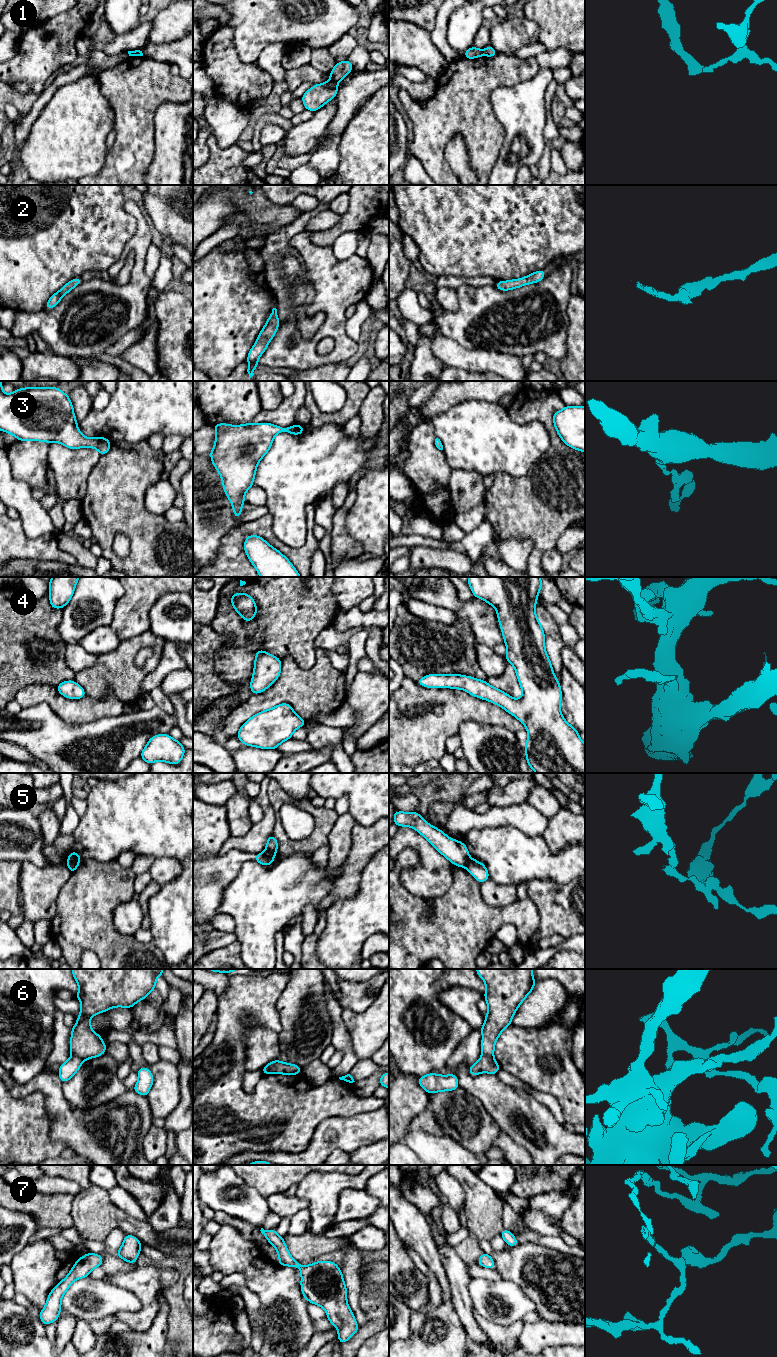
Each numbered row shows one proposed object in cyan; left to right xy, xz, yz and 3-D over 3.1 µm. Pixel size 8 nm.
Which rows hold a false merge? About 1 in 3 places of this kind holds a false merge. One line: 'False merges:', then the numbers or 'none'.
False merges: 1, 5, 6

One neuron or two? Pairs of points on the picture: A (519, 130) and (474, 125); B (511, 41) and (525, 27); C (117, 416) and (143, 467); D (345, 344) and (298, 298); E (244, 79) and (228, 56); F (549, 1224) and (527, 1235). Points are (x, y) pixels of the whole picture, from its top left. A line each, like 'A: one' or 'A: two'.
A: two
B: one
C: two
D: two
E: one
F: two

